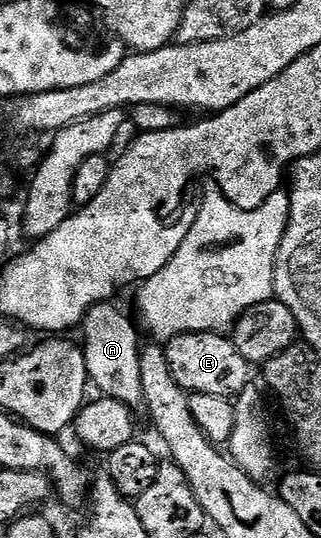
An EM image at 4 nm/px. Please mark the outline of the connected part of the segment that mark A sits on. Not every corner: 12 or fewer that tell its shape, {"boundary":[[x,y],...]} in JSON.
{"boundary":[[134,321],[82,322],[87,377],[102,397],[143,400]]}

